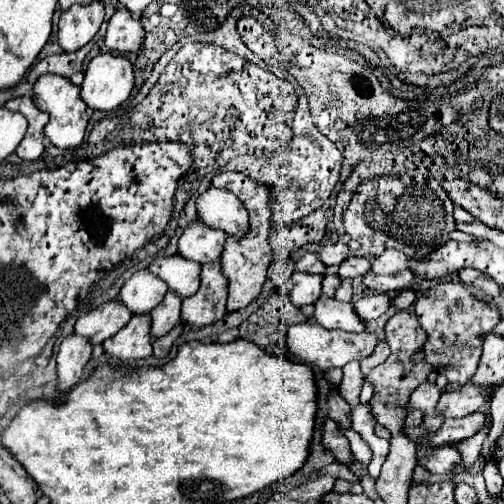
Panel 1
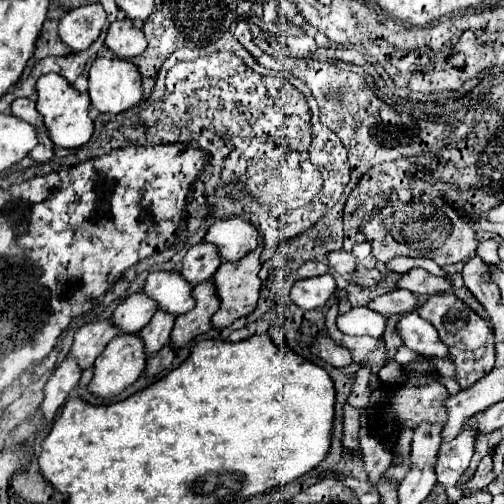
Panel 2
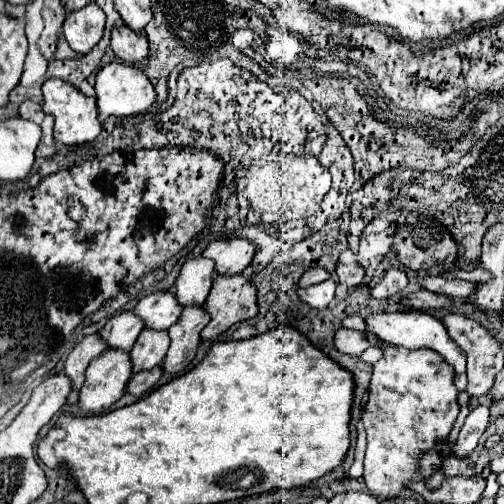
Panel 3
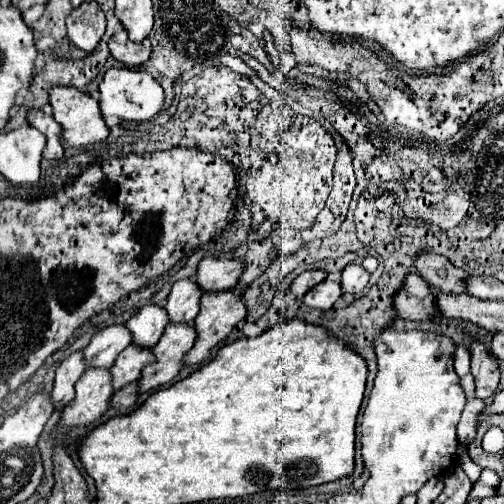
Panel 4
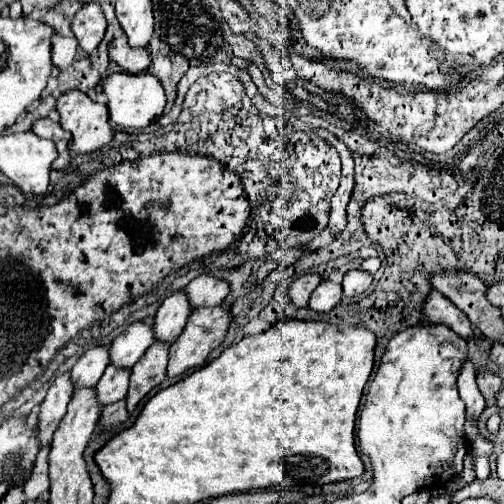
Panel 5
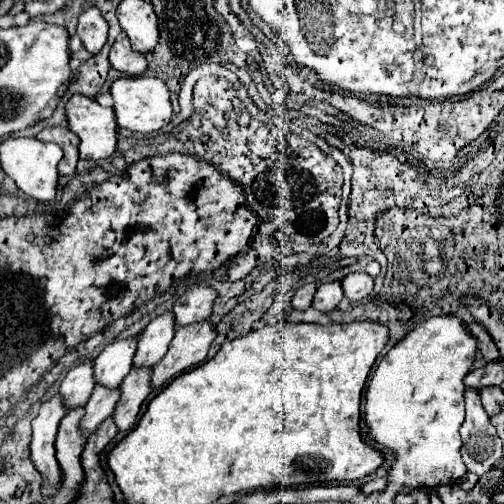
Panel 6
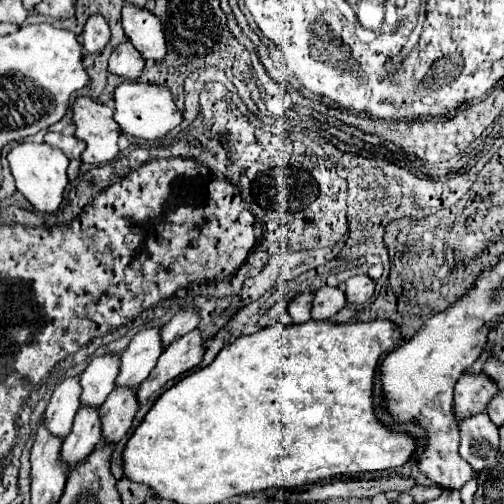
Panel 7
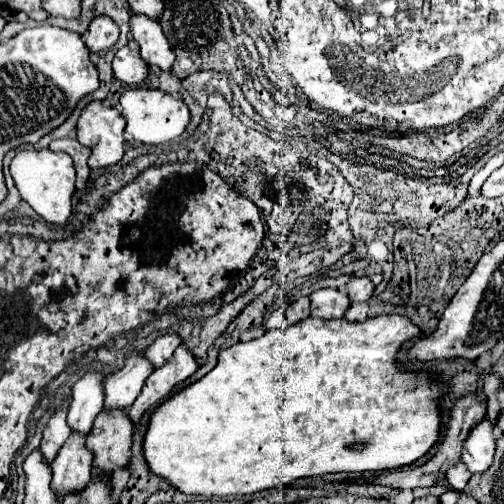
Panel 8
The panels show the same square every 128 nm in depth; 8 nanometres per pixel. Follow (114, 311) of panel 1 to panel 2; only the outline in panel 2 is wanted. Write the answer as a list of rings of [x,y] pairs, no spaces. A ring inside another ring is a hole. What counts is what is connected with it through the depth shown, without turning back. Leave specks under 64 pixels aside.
[[[112,320],[88,322],[88,324],[84,324],[76,330],[70,354],[76,356],[76,360],[82,368],[88,368],[88,366],[94,364],[94,360],[100,356],[100,352],[106,348],[106,344],[118,332],[120,330],[112,324]]]

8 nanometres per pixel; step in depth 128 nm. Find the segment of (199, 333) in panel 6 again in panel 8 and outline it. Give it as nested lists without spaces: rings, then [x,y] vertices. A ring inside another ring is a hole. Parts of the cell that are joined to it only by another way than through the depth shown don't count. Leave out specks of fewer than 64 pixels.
[[[180,344],[174,350],[172,360],[168,364],[156,368],[148,376],[142,392],[130,406],[128,416],[132,418],[132,422],[138,422],[146,410],[154,410],[158,404],[162,404],[166,398],[170,398],[174,386],[180,384],[182,380],[186,380],[188,376],[192,376],[196,370],[198,370],[196,358],[186,348],[186,344]],[[134,416],[136,416],[136,420],[134,420]]]

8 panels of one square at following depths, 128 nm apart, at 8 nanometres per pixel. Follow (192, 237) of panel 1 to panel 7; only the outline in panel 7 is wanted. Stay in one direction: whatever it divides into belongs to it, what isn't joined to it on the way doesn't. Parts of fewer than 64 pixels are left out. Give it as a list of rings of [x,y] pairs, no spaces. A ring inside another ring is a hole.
[[[160,326],[140,330],[128,348],[122,352],[122,368],[116,378],[118,386],[138,388],[146,376],[154,370],[160,354],[164,352]]]

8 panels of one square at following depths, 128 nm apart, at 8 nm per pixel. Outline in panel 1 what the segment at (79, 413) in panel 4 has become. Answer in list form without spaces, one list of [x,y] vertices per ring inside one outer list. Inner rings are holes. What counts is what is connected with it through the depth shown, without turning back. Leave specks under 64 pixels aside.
[[[150,314],[146,316],[132,316],[132,320],[116,332],[116,336],[110,336],[104,340],[104,350],[124,362],[138,362],[144,356],[152,354],[152,332]]]

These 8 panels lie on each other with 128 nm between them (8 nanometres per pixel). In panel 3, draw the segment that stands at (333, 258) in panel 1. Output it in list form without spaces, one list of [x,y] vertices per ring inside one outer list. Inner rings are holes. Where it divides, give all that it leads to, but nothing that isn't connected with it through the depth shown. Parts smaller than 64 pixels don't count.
[[[356,262],[352,264],[336,264],[336,276],[340,284],[346,284],[348,288],[356,288],[364,280],[364,268]]]

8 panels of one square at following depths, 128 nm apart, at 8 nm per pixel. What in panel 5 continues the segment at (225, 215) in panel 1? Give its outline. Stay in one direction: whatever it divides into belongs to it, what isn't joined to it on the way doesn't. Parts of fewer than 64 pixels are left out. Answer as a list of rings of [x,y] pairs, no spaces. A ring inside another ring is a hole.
[[[200,274],[198,278],[194,278],[186,286],[186,292],[188,292],[190,304],[194,308],[200,308],[200,306],[218,306],[218,304],[222,304],[224,298],[228,296],[230,288],[228,288],[228,282],[218,278],[218,276]]]

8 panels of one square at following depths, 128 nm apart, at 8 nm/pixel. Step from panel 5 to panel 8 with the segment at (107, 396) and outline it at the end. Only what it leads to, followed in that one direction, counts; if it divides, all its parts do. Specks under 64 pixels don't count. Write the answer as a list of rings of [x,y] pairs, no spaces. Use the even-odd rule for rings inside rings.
[[[72,432],[52,460],[52,488],[60,500],[68,492],[80,492],[92,480],[92,452],[84,448],[86,436]]]

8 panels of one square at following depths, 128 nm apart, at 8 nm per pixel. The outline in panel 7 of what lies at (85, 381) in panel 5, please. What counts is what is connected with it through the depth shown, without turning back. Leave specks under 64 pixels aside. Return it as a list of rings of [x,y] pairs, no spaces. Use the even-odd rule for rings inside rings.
[[[80,376],[62,380],[46,408],[46,426],[54,436],[68,436],[72,420],[80,408]]]

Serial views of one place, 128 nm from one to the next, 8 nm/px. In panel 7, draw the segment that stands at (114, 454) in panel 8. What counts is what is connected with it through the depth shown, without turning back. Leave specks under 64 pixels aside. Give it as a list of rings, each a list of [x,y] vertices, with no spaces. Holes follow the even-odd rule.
[[[114,388],[100,406],[102,436],[106,442],[118,442],[130,430],[138,406],[134,388]]]

